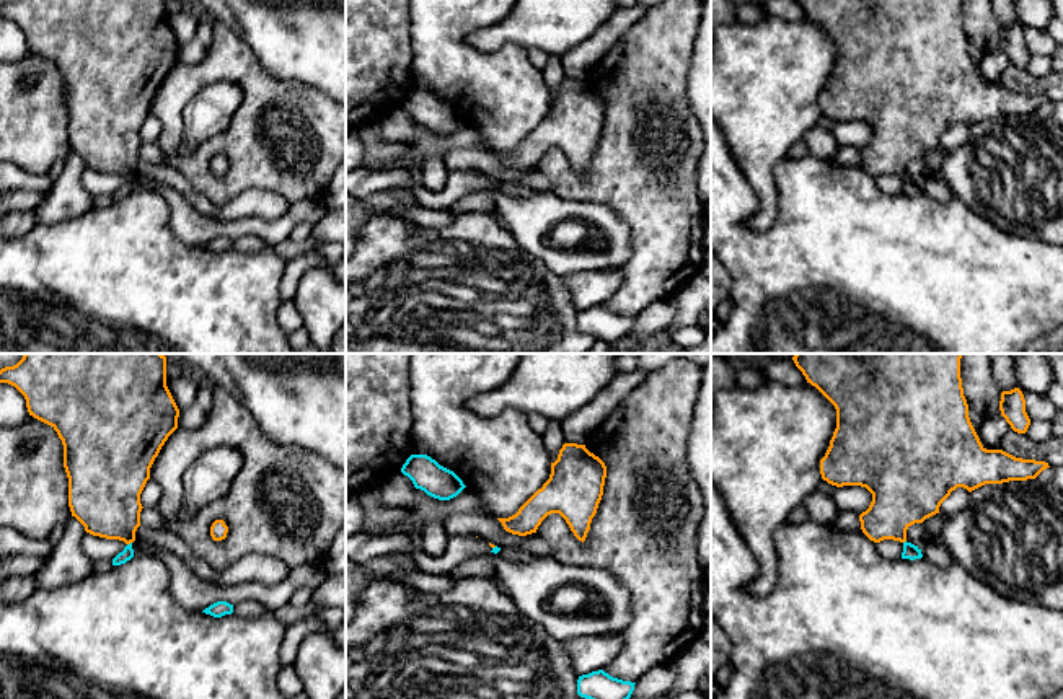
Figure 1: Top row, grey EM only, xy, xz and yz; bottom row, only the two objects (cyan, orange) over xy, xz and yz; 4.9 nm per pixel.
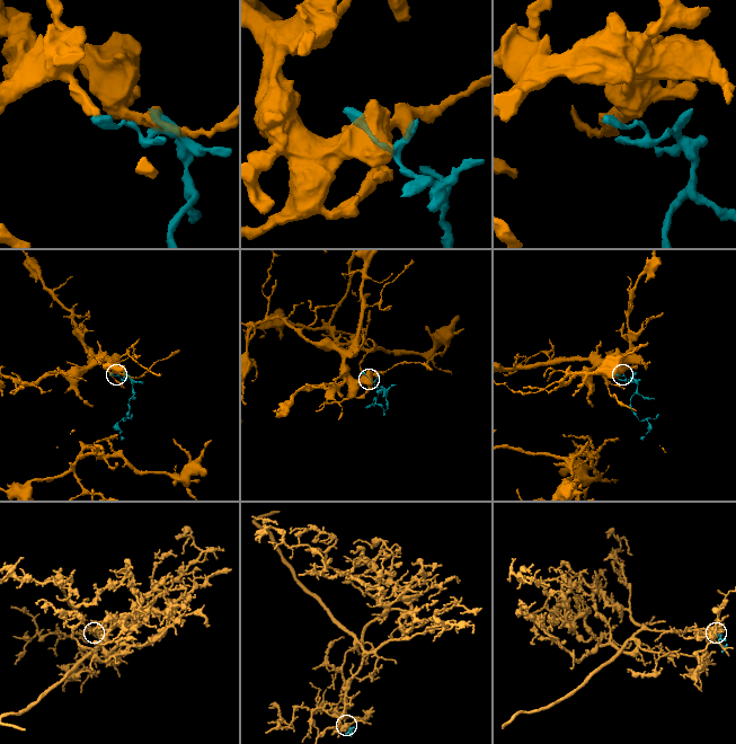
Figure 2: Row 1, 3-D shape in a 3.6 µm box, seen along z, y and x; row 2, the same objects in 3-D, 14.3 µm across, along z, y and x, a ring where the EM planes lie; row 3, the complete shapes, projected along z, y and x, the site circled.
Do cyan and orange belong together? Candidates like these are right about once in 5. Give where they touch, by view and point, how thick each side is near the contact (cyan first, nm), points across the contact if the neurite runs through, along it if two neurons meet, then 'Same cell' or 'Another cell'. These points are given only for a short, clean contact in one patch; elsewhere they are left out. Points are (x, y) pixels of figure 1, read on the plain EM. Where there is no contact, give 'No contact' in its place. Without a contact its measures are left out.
Touches cyan at xy (131, 178). Thickness 60 nm (cyan) against 340 nm. Boundary: xy (131, 176), (127, 180). Another cell

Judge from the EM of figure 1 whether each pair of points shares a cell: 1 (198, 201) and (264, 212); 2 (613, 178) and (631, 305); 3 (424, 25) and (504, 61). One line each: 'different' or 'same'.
1: same
2: same
3: same

